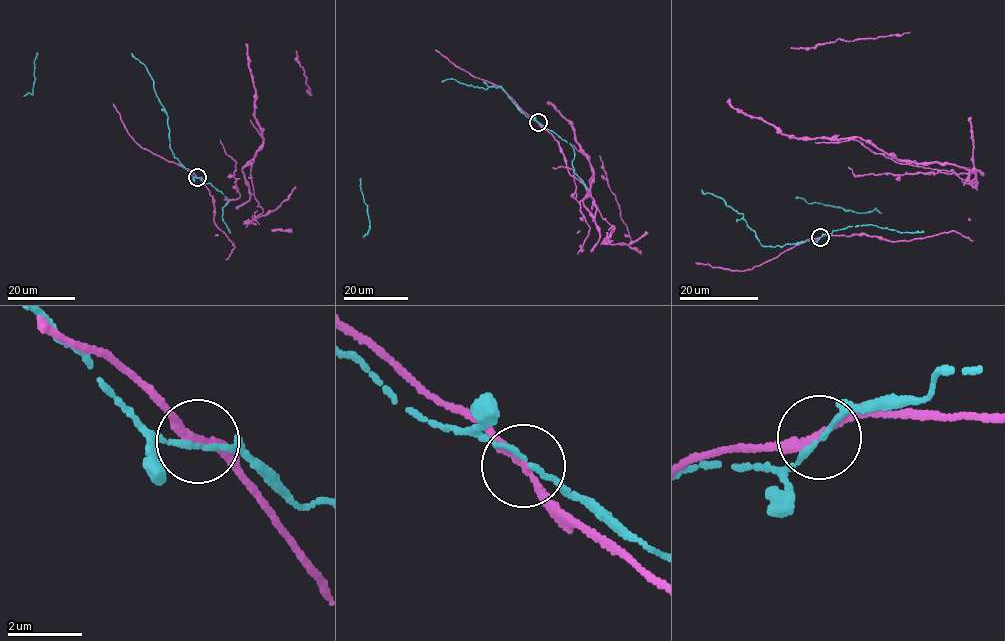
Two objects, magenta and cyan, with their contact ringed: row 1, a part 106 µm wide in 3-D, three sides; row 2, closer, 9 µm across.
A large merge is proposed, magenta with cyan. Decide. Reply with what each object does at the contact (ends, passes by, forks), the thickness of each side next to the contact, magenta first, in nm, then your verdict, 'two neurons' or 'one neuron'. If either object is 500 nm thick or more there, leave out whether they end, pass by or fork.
magenta passes by | cyan passes by | 170/130 nm | two neurons

